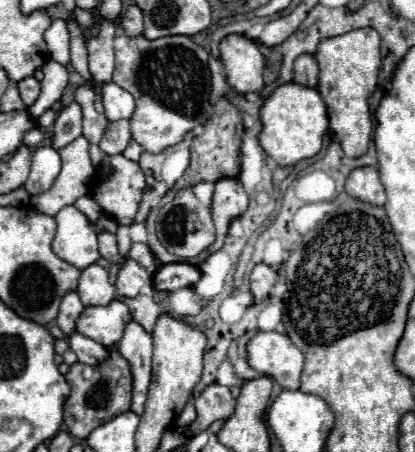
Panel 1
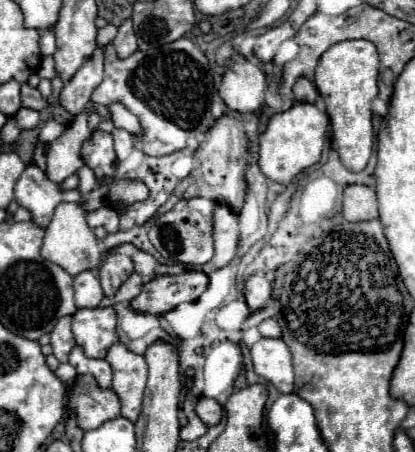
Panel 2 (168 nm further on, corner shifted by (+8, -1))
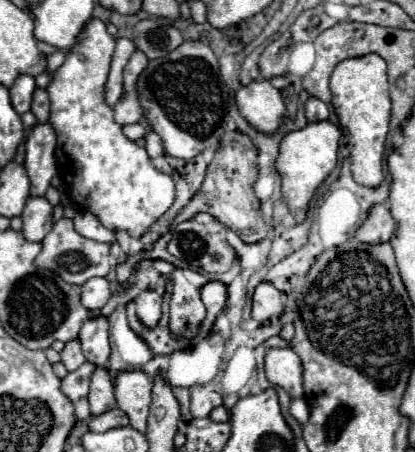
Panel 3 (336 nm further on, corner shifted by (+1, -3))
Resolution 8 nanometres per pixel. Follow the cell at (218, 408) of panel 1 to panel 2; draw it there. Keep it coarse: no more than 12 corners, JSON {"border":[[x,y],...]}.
{"border":[[198,398],[196,414],[206,426],[222,418],[222,406],[212,398]]}

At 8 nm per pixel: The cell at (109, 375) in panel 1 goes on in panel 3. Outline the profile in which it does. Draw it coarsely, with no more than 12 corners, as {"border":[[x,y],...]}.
{"border":[[121,408],[89,420],[91,432],[105,432],[129,424]]}

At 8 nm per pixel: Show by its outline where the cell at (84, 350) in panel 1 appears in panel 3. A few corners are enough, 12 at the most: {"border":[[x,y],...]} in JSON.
{"border":[[107,368],[91,374],[91,414],[117,406]]}

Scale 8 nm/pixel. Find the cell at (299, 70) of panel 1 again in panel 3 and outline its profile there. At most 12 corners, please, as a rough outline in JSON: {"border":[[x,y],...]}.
{"border":[[309,96],[305,114],[309,122],[327,120],[329,108],[323,100]]}

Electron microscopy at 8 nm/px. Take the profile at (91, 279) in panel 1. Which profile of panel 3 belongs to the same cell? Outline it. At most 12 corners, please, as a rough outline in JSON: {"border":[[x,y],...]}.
{"border":[[105,278],[83,284],[81,302],[89,310],[101,310],[111,296]]}

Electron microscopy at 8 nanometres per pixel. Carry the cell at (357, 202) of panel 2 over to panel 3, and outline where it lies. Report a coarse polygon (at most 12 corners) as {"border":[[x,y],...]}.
{"border":[[375,204],[357,228],[359,242],[377,244],[393,236],[387,204]]}

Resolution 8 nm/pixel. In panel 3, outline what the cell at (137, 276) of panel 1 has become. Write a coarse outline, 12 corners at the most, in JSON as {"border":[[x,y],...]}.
{"border":[[141,292],[133,302],[139,320],[153,328],[161,318],[161,294]]}

